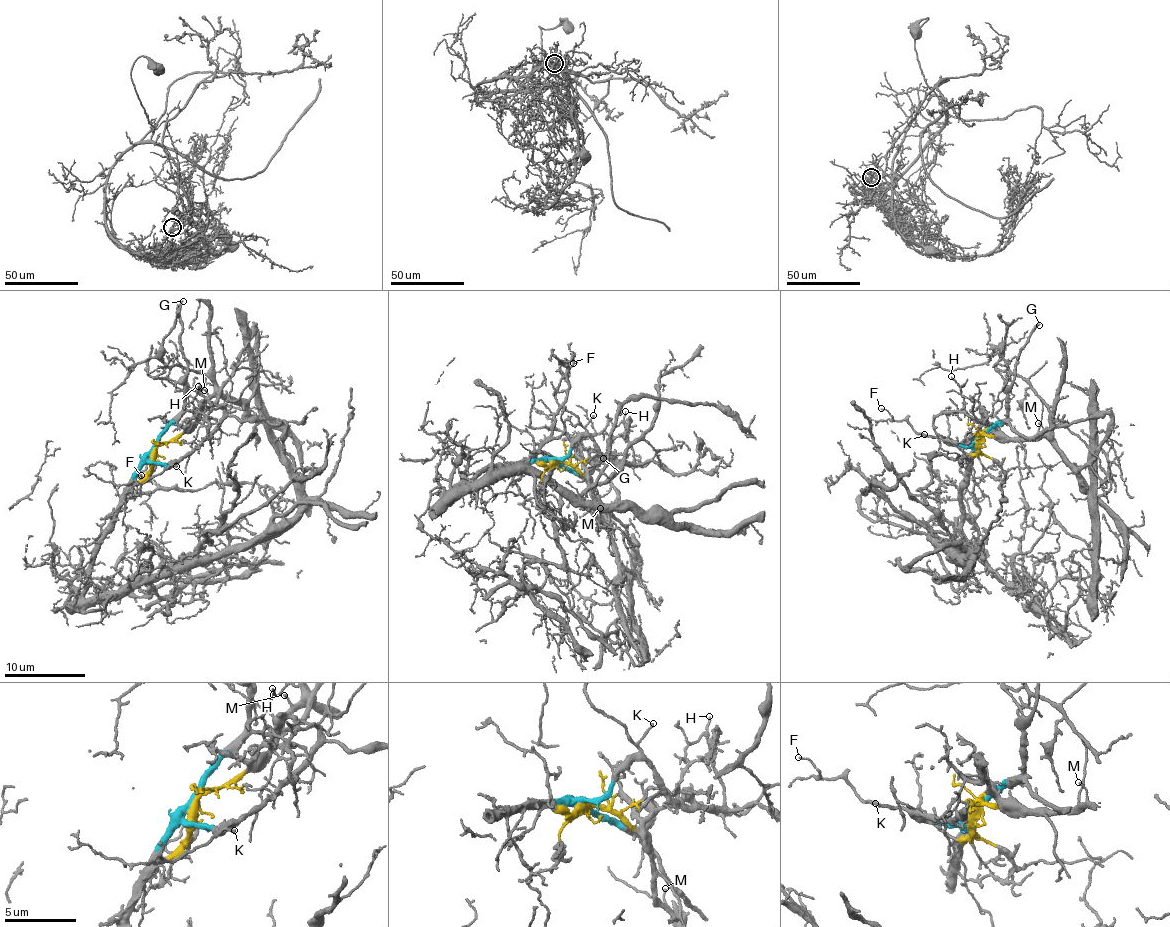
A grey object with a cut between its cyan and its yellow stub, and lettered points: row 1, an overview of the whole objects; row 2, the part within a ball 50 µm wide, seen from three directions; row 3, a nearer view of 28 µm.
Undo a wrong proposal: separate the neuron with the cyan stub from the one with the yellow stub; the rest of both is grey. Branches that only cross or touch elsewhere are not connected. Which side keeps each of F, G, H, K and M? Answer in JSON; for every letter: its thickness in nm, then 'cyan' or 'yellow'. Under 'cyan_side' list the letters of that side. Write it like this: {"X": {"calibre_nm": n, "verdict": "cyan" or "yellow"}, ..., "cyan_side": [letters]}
{"F": {"calibre_nm": 90, "verdict": "cyan"}, "G": {"calibre_nm": 200, "verdict": "cyan"}, "H": {"calibre_nm": 130, "verdict": "yellow"}, "K": {"calibre_nm": 150, "verdict": "cyan"}, "M": {"calibre_nm": 120, "verdict": "yellow"}, "cyan_side": ["F", "G", "K"]}

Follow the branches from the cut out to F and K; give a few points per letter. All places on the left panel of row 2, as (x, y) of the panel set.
F: (153, 451), (149, 456), (152, 462), (162, 466), (173, 462), (139, 483), (134, 480), (141, 475)
K: (153, 451), (149, 456), (152, 462), (162, 466), (173, 462), (177, 466)

